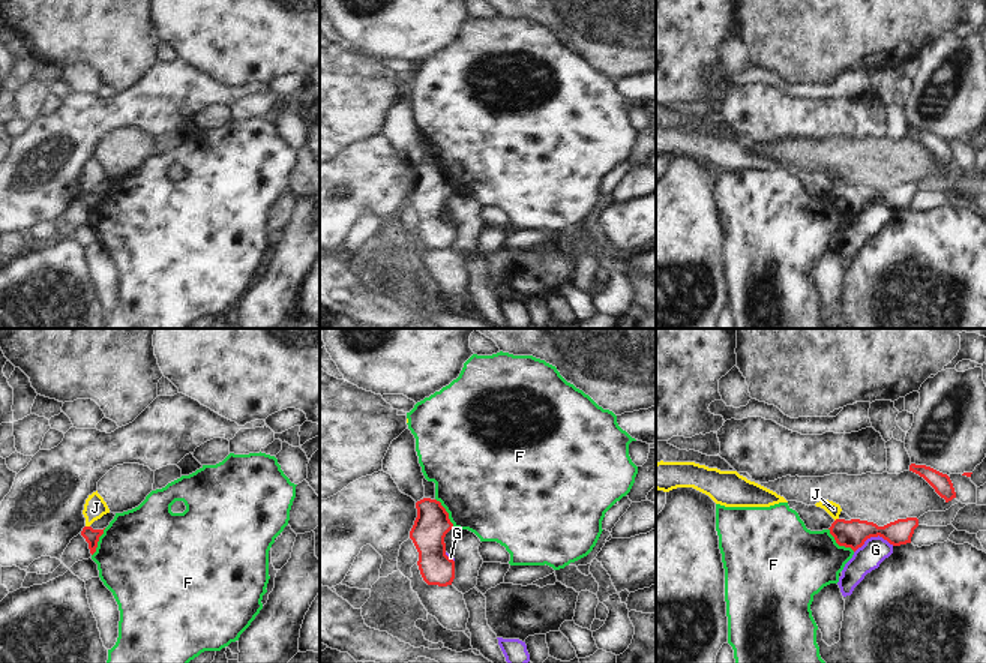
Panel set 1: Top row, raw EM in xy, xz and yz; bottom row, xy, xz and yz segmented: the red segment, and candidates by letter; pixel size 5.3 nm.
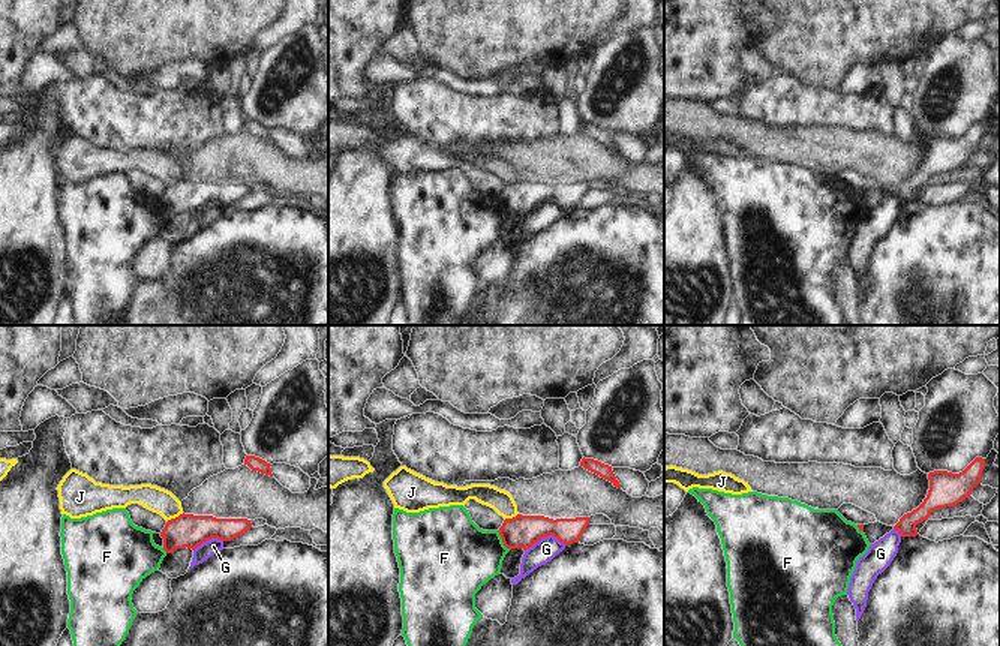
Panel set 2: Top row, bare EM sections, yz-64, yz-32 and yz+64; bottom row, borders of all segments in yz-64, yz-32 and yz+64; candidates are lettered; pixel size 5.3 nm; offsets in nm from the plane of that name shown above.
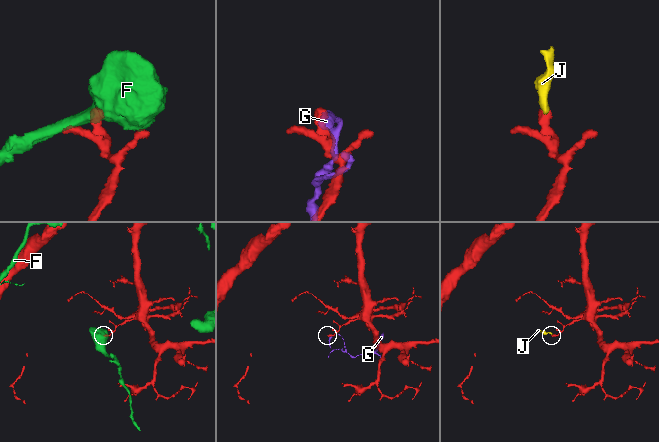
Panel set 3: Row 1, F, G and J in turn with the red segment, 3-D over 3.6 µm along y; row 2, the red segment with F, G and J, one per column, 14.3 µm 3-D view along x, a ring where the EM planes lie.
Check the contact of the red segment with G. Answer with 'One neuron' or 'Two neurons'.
Two neurons.

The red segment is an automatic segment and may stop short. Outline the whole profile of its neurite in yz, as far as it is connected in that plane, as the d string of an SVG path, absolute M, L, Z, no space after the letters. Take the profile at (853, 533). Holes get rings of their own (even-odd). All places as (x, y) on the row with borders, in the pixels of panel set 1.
M917 518L897 519L884 526L860 519L836 519L828 530L839 546L851 548L855 552L867 538L878 536L893 546L911 543L917 526Z

